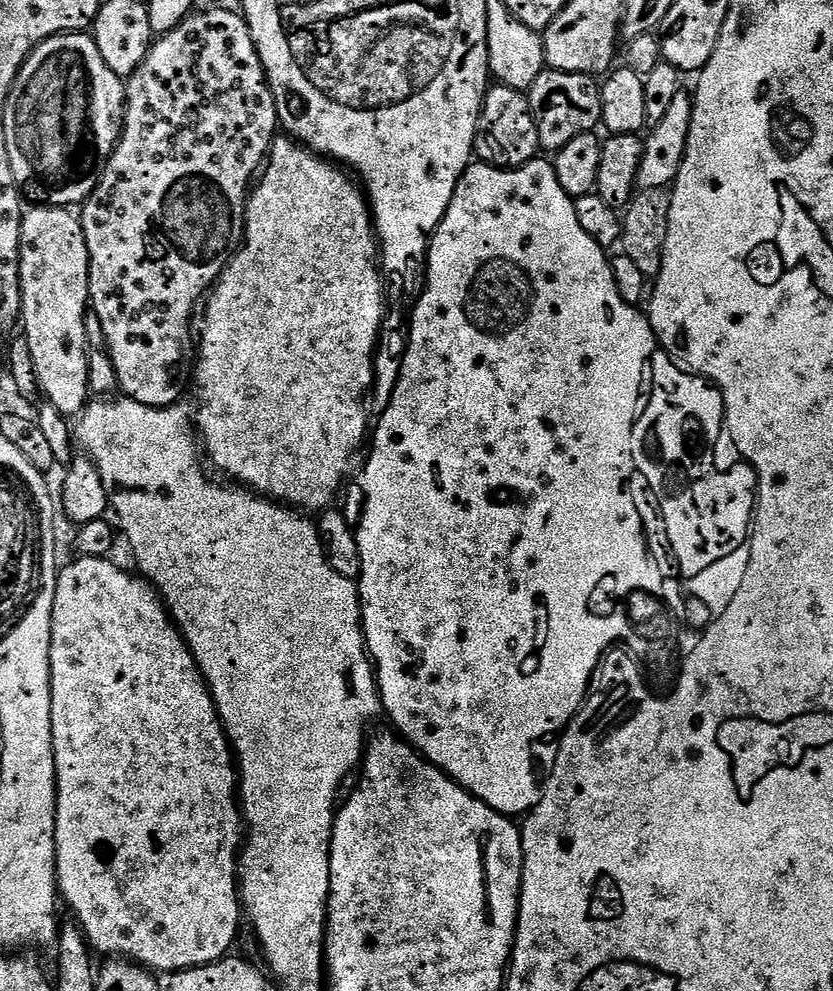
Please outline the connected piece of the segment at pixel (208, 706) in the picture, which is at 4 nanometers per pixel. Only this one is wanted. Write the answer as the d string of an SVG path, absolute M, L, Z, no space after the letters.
M80 556L73 564L68 564L64 569L59 569L56 581L56 597L52 603L52 645L50 646L50 670L52 671L52 745L56 755L56 883L61 897L68 899L75 919L88 937L88 943L97 953L104 958L127 958L149 970L157 973L168 972L175 974L190 968L200 968L204 964L215 964L217 960L225 959L240 932L240 916L242 920L242 901L238 891L238 857L242 851L242 837L246 832L246 821L242 815L242 804L238 799L238 765L232 746L228 742L228 733L224 731L224 724L216 704L212 700L212 692L208 689L200 668L188 648L184 636L176 627L161 595L152 587L147 579L139 575L131 576L123 572L113 561L108 558L90 558Z

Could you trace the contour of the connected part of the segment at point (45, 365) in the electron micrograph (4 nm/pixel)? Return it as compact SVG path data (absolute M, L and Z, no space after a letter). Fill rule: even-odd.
M39 206L29 209L24 216L20 235L20 285L22 286L22 334L27 337L37 371L39 391L46 394L47 403L53 404L63 416L79 417L90 403L88 387L88 319L89 250L79 217L62 206Z

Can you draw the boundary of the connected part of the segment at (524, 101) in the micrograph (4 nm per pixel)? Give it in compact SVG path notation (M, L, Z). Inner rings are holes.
M502 83L489 87L480 110L480 123L476 126L475 159L493 168L520 168L537 159L540 151L538 130L527 95L519 88L507 88Z

